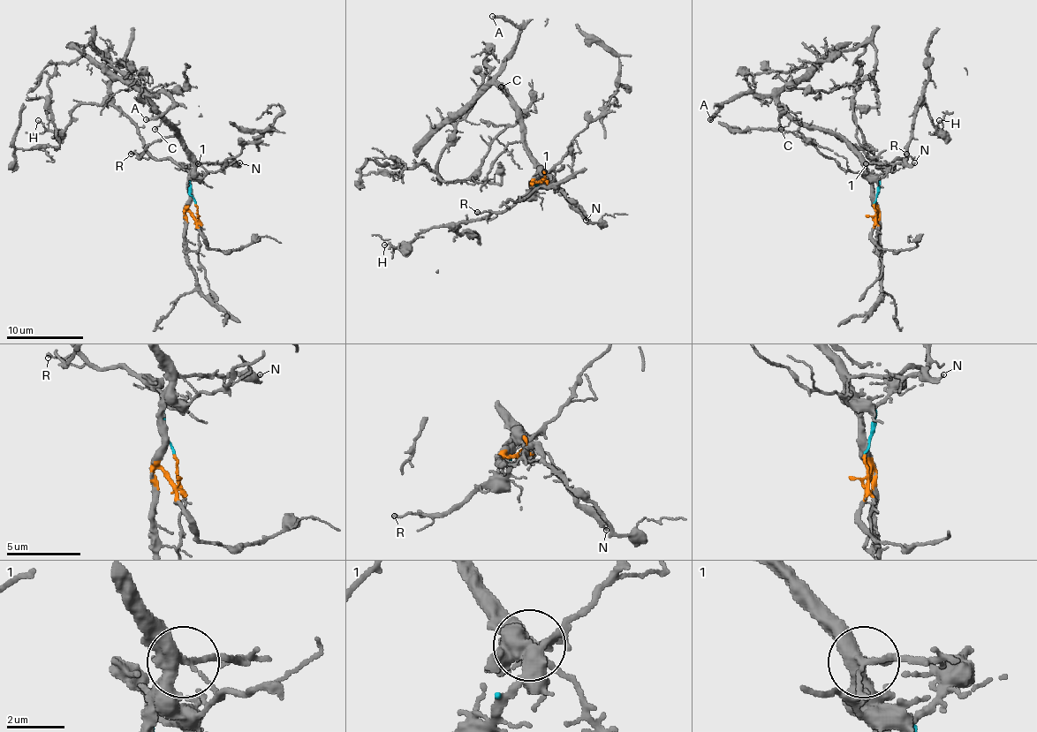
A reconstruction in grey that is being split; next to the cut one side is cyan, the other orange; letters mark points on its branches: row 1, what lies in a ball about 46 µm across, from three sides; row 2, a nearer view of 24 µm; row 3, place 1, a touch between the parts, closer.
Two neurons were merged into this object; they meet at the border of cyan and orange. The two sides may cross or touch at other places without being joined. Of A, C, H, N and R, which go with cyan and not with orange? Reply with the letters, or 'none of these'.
H, R

